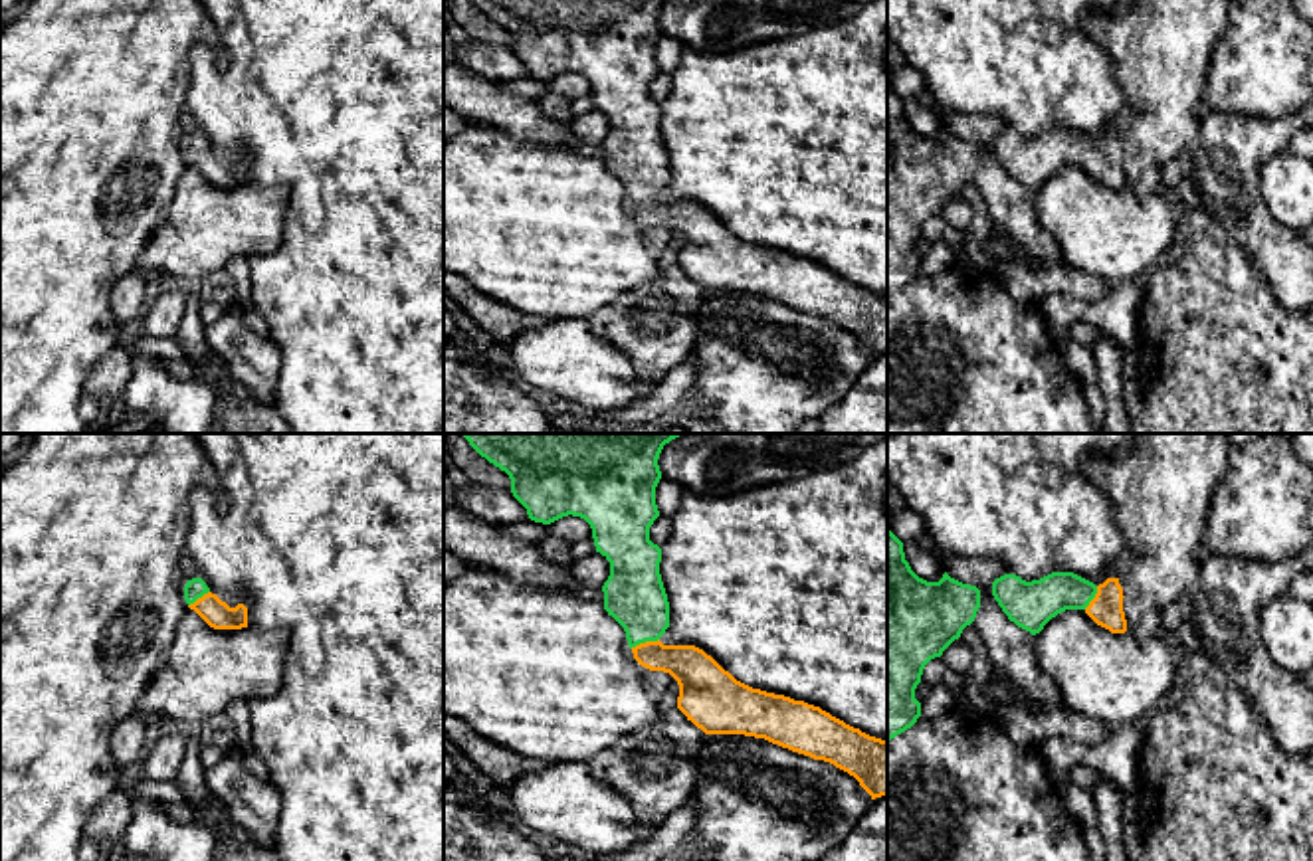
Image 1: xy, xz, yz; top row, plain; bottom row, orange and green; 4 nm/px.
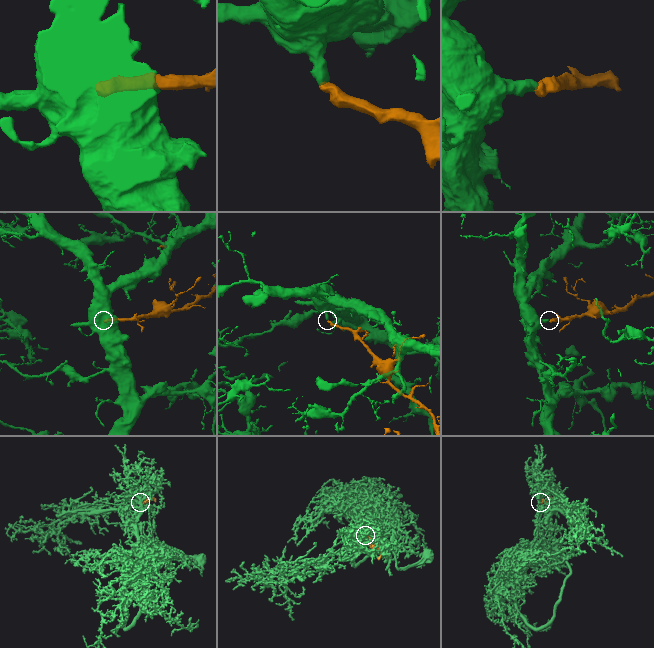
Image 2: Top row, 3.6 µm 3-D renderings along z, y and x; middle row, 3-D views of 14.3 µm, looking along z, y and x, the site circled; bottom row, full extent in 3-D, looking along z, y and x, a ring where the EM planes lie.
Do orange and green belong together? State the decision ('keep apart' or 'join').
join

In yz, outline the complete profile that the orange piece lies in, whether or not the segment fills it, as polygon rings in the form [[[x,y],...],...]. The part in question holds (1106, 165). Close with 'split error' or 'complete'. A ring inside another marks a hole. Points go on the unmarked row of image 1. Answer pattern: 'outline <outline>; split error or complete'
outline [[[1052,129],[1032,139],[1004,131],[992,139],[992,152],[1008,176],[1032,192],[1065,166],[1083,166],[1111,190],[1127,188],[1119,135],[1095,143],[1073,129]]]; split error

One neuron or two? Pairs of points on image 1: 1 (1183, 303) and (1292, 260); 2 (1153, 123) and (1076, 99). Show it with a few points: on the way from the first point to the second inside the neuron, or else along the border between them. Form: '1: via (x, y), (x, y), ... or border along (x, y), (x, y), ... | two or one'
1: border along (1228, 236), (1286, 309) | two
2: border along (1111, 66), (1121, 88), (1123, 111) | two

